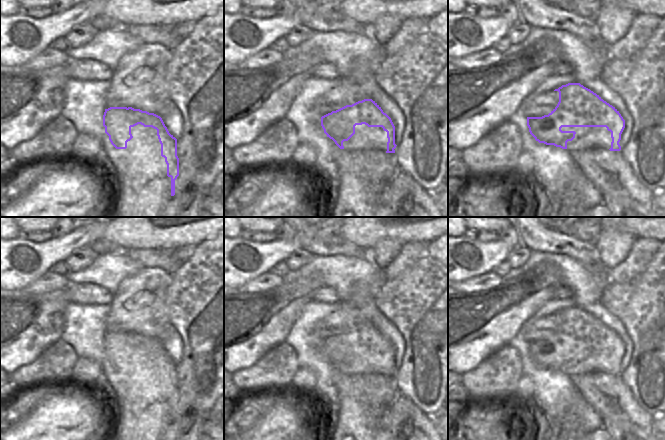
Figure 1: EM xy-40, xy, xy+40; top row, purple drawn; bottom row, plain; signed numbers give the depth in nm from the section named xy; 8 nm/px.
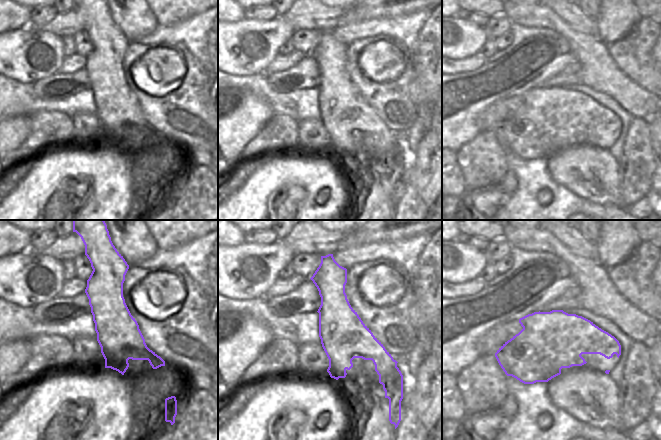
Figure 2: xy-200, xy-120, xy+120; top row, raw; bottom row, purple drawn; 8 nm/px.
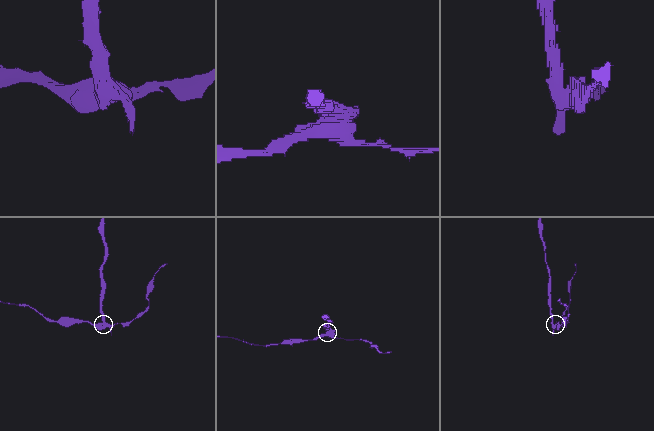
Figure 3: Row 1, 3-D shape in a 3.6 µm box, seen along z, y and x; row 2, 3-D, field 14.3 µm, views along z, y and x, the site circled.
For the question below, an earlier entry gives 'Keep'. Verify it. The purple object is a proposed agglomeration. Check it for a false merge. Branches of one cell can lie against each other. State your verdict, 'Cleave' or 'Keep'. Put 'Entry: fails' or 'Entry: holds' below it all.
Cleave
Entry: fails

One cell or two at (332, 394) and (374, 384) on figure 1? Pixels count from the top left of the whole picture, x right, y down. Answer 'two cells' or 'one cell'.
two cells

